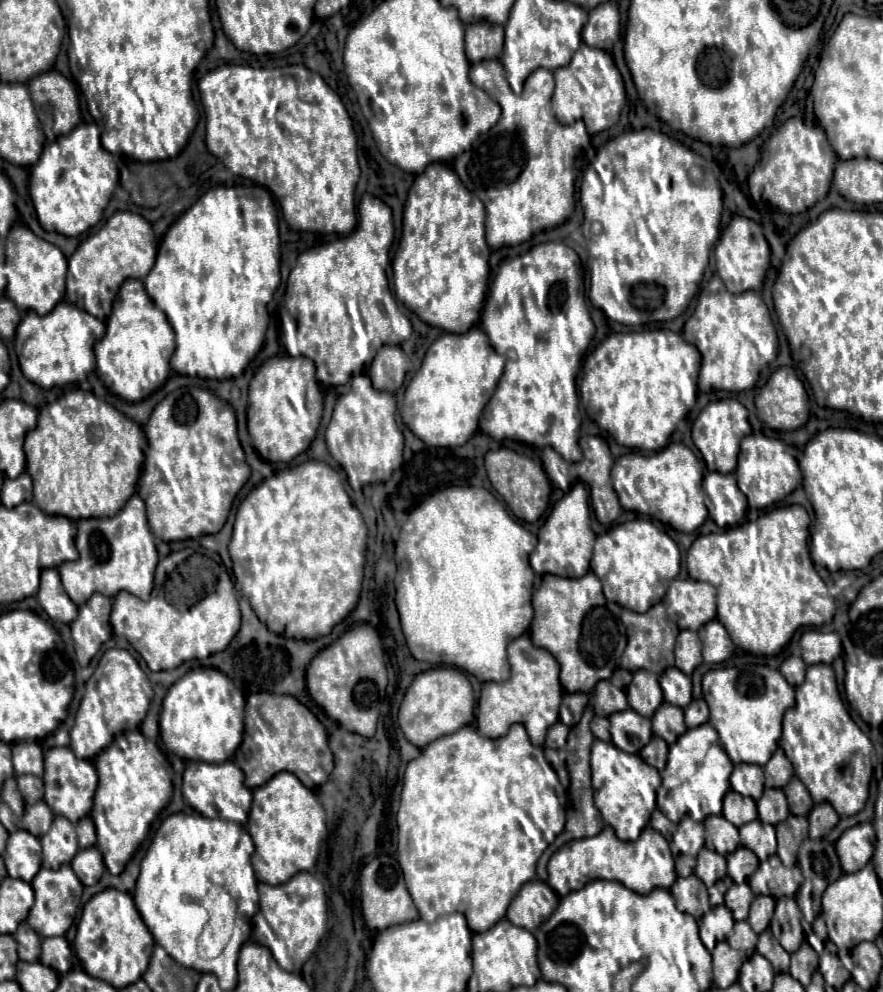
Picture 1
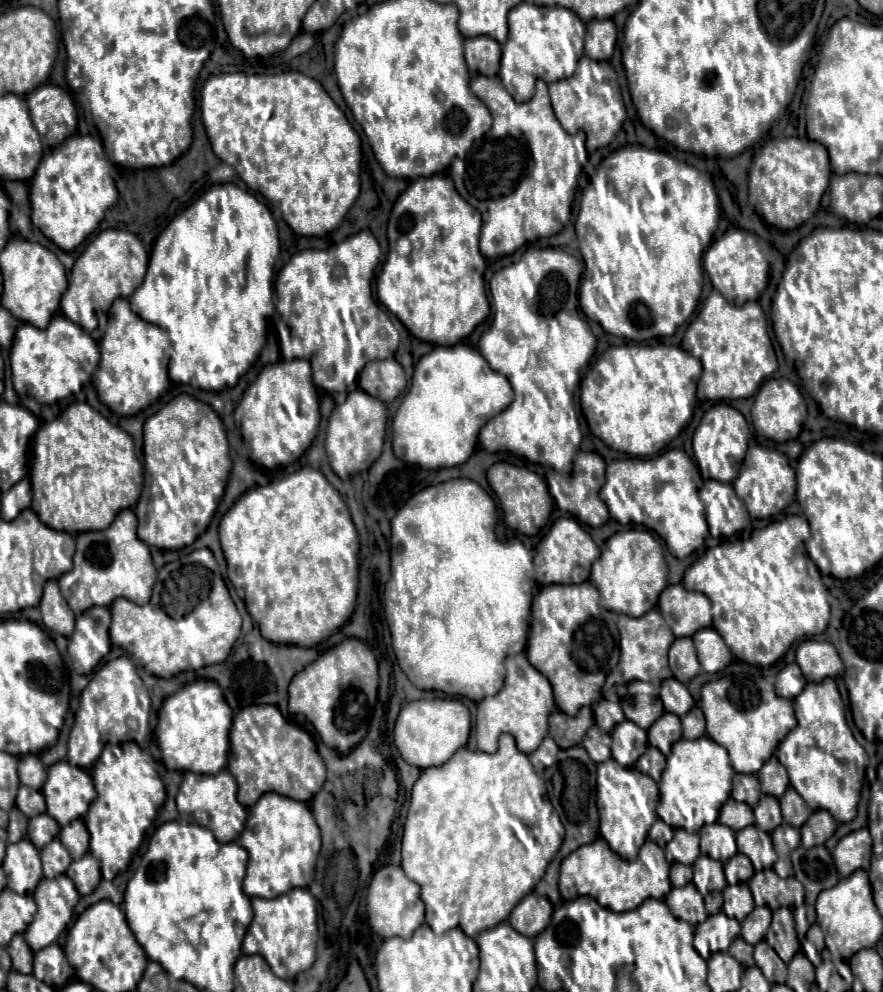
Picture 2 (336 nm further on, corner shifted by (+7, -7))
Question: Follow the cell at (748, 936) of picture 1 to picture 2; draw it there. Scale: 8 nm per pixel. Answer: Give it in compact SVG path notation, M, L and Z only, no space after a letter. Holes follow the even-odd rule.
M736 938L736 940L730 944L730 950L728 950L728 954L734 956L734 958L744 966L744 968L754 966L752 952L754 952L754 946L748 944L748 942L744 942L742 938Z

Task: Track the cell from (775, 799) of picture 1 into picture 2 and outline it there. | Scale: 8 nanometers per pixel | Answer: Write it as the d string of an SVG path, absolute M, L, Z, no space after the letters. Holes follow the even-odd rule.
M762 796L758 806L754 808L754 816L756 816L756 826L760 830L772 832L782 822L778 800L774 796Z

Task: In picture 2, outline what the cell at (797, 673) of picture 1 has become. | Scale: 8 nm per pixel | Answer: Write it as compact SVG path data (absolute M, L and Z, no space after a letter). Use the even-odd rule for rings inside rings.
M792 662L792 664L788 664L788 666L784 666L784 668L780 670L774 688L776 688L776 694L778 694L778 696L788 698L788 700L794 700L794 698L802 692L804 684L806 684L806 680L804 680L804 676L802 676L798 664Z

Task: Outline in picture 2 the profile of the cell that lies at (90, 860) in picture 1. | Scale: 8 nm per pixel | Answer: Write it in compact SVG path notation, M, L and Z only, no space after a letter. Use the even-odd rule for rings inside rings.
M86 854L82 856L80 860L74 860L68 870L66 870L66 876L72 878L72 882L76 884L76 890L84 896L84 894L90 894L98 882L102 880L102 874L100 874L100 862L92 856L92 854Z

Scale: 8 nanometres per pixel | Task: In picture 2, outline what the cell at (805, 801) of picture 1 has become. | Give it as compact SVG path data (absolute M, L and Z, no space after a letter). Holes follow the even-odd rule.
M792 786L780 798L780 808L782 808L784 822L792 824L794 828L800 828L808 820L808 816L812 814L812 810L808 808L808 804L804 804L802 796Z

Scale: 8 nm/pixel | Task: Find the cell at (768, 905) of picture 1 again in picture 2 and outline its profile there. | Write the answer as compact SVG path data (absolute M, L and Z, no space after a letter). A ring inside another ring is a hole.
M762 906L762 908L754 908L748 914L748 920L742 922L742 938L748 944L758 944L760 940L764 940L768 928L770 928L770 920L772 920L772 912L770 908Z

